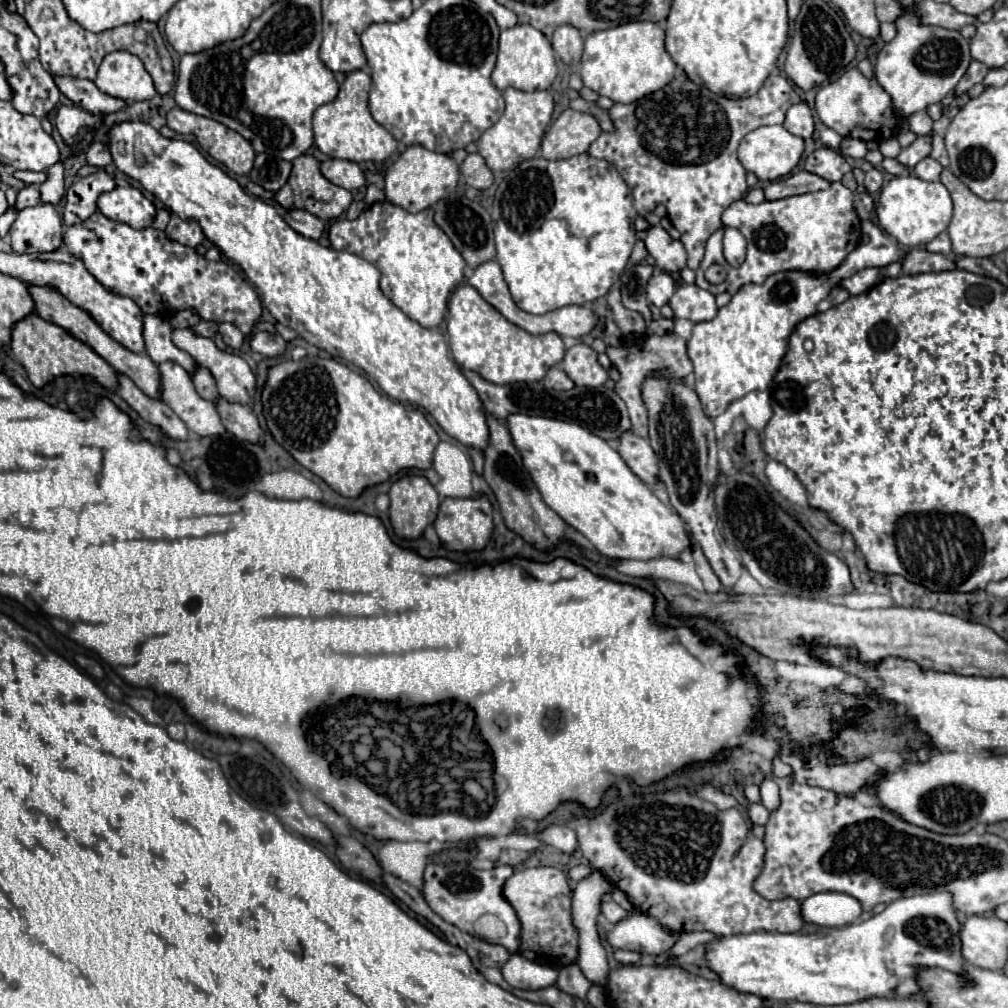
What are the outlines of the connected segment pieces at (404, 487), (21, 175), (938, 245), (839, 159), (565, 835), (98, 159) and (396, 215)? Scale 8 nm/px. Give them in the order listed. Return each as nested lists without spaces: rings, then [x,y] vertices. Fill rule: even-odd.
[[[405,476],[397,480],[391,490],[391,526],[403,540],[417,540],[423,530],[437,518],[441,498],[423,476]]]
[[[17,170],[13,176],[19,178],[21,182],[25,182],[25,184],[35,184],[35,186],[43,184],[47,180],[45,172],[31,172],[31,170]]]
[[[947,232],[939,234],[935,240],[931,240],[929,244],[925,244],[925,250],[927,250],[927,252],[941,252],[941,254],[951,256],[951,254],[953,254],[953,252],[951,252],[951,240],[949,240]]]
[[[819,148],[805,160],[805,170],[811,174],[817,174],[829,182],[841,180],[847,172],[851,172],[849,162],[831,148]]]
[[[563,824],[547,826],[547,828],[539,830],[537,836],[539,836],[541,842],[545,842],[545,844],[549,844],[549,846],[561,850],[561,852],[567,852],[567,854],[571,854],[577,846],[577,836],[575,836],[573,828],[563,826]]]
[[[101,142],[91,144],[91,148],[89,148],[89,152],[85,156],[87,156],[87,162],[89,164],[99,166],[99,168],[105,168],[107,164],[113,162],[113,156],[109,152],[109,146],[107,144],[101,144]]]
[[[387,200],[375,202],[355,220],[335,220],[329,226],[329,240],[335,250],[347,250],[371,262],[381,272],[383,294],[423,328],[441,324],[451,290],[463,282],[465,260],[447,234],[435,226],[433,208],[411,214]]]

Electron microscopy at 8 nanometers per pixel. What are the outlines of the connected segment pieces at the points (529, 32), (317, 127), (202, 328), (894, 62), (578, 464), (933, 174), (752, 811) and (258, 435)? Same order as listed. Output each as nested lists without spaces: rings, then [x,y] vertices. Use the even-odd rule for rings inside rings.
[[[521,24],[513,26],[509,30],[501,32],[499,38],[499,56],[495,70],[491,74],[493,84],[503,92],[505,88],[513,86],[517,90],[533,92],[533,90],[547,90],[557,76],[557,64],[555,64],[555,54],[551,48],[551,42],[533,26]]]
[[[355,70],[347,74],[345,82],[341,84],[339,96],[331,104],[323,104],[313,114],[313,134],[317,148],[331,156],[351,162],[383,162],[397,150],[397,140],[387,132],[381,124],[373,120],[367,108],[367,96],[371,88],[371,76],[365,70]]]
[[[197,322],[197,324],[193,326],[193,332],[197,332],[197,336],[215,338],[215,334],[217,334],[217,324],[215,324],[215,322]]]
[[[913,14],[895,22],[897,36],[883,46],[875,64],[879,86],[891,96],[897,114],[915,114],[927,110],[929,104],[941,102],[963,78],[969,68],[969,40],[955,30],[921,26]]]
[[[511,414],[507,418],[507,424],[513,444],[523,456],[523,466],[531,472],[533,482],[537,484],[545,504],[551,510],[555,510],[569,526],[581,532],[603,556],[615,560],[645,560],[645,562],[653,558],[681,560],[681,554],[693,548],[689,528],[681,520],[681,516],[677,516],[677,512],[671,506],[663,504],[653,494],[653,490],[649,490],[649,486],[637,474],[631,472],[625,460],[621,460],[619,452],[613,450],[605,440],[577,424],[539,416]],[[565,452],[573,454],[573,462],[563,458]]]
[[[925,158],[925,160],[921,160],[921,162],[913,168],[913,174],[915,174],[917,178],[921,178],[921,180],[931,180],[931,182],[935,182],[935,180],[939,180],[941,170],[943,170],[943,166],[941,166],[937,160]]]
[[[757,802],[757,804],[749,804],[749,818],[753,824],[767,824],[767,818],[769,818],[769,810]]]
[[[219,398],[217,412],[221,414],[221,420],[223,420],[227,432],[237,436],[237,440],[249,440],[251,444],[265,442],[265,432],[259,426],[259,420],[249,406],[231,404],[231,402]]]

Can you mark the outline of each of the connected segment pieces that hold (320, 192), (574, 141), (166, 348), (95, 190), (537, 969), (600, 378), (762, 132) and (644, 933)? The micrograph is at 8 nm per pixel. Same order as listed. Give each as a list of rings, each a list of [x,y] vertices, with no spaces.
[[[303,154],[303,156],[293,160],[293,172],[291,172],[285,188],[281,188],[275,194],[275,202],[279,206],[283,206],[283,208],[305,208],[307,212],[311,212],[313,216],[317,216],[321,220],[333,220],[333,218],[341,216],[349,208],[351,200],[353,200],[353,196],[349,190],[335,186],[321,176],[319,162],[309,154]]]
[[[567,108],[545,132],[541,156],[547,160],[561,160],[583,154],[601,134],[593,116]]]
[[[145,316],[145,320],[143,320],[143,338],[145,338],[145,352],[155,364],[175,360],[177,364],[181,364],[189,372],[189,376],[193,376],[195,370],[199,368],[199,364],[193,360],[193,356],[189,356],[187,352],[173,346],[171,326],[169,326],[167,318],[163,318],[163,316]]]
[[[97,170],[95,174],[85,178],[75,178],[65,196],[63,222],[71,226],[87,220],[97,210],[97,198],[103,192],[113,190],[115,186],[115,178],[105,170]]]
[[[511,954],[501,972],[511,988],[521,988],[521,990],[539,990],[553,986],[559,976],[555,968],[549,968],[545,964],[541,966],[519,954]]]
[[[577,342],[565,352],[565,358],[559,368],[575,382],[575,386],[595,388],[603,386],[609,378],[609,374],[597,362],[597,352],[581,342]]]
[[[761,126],[749,132],[739,146],[739,162],[747,172],[753,172],[761,182],[773,182],[789,174],[803,154],[803,140],[789,134],[783,126]]]
[[[633,910],[623,920],[613,924],[613,928],[607,930],[605,938],[613,948],[657,956],[675,944],[677,934],[671,934],[665,928],[661,928],[651,916]]]

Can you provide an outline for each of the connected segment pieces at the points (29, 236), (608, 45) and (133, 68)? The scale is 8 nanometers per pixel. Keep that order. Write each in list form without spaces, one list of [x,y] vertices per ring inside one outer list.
[[[51,204],[23,208],[11,226],[11,248],[17,254],[55,252],[63,244],[61,218]]]
[[[627,22],[617,28],[591,32],[585,38],[585,50],[581,58],[583,84],[599,96],[607,96],[613,102],[623,104],[661,90],[673,80],[677,68],[665,50],[663,38],[663,28],[653,22]]]
[[[125,50],[111,52],[103,58],[95,86],[103,94],[121,98],[125,102],[151,100],[157,94],[143,62],[135,54],[129,54]]]

